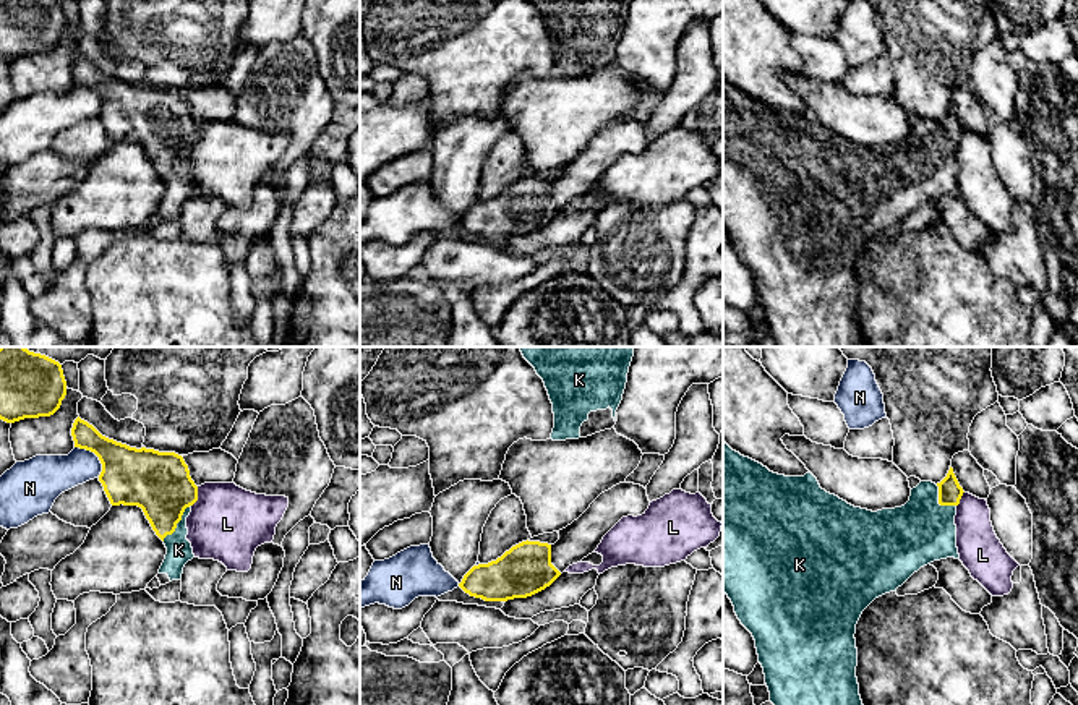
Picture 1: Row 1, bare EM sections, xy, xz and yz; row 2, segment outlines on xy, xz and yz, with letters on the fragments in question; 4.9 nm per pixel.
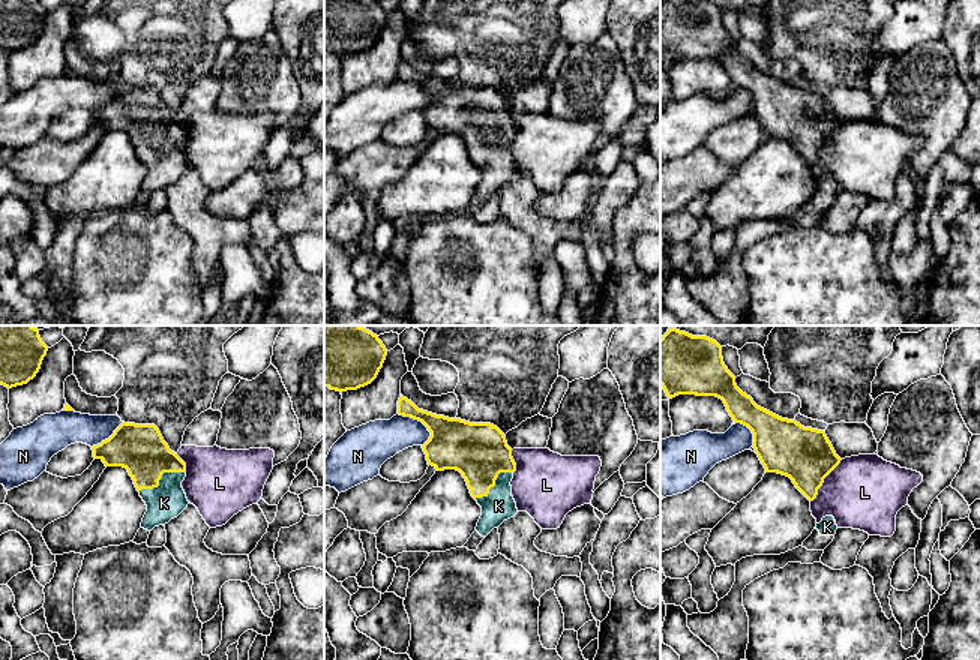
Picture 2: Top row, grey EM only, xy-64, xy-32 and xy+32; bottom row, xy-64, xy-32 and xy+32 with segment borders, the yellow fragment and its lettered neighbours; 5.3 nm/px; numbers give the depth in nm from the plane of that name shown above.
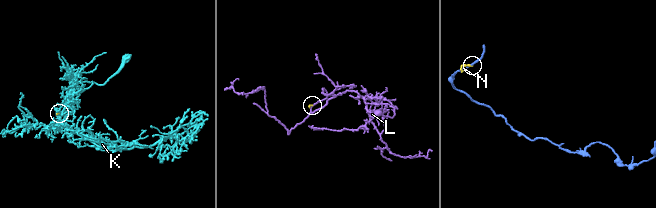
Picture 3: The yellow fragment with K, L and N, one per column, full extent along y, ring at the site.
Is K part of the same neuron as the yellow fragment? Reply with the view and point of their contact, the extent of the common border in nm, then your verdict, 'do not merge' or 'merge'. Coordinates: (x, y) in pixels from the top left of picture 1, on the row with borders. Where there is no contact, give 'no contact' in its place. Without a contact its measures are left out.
meets yellow in xy at (177, 522); contact 240 nm long; merge

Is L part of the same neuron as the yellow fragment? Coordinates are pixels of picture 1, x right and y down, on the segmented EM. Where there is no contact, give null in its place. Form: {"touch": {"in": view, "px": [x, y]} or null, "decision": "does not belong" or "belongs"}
{"touch": {"in": "xy", "px": [196, 496]}, "decision": "does not belong"}

